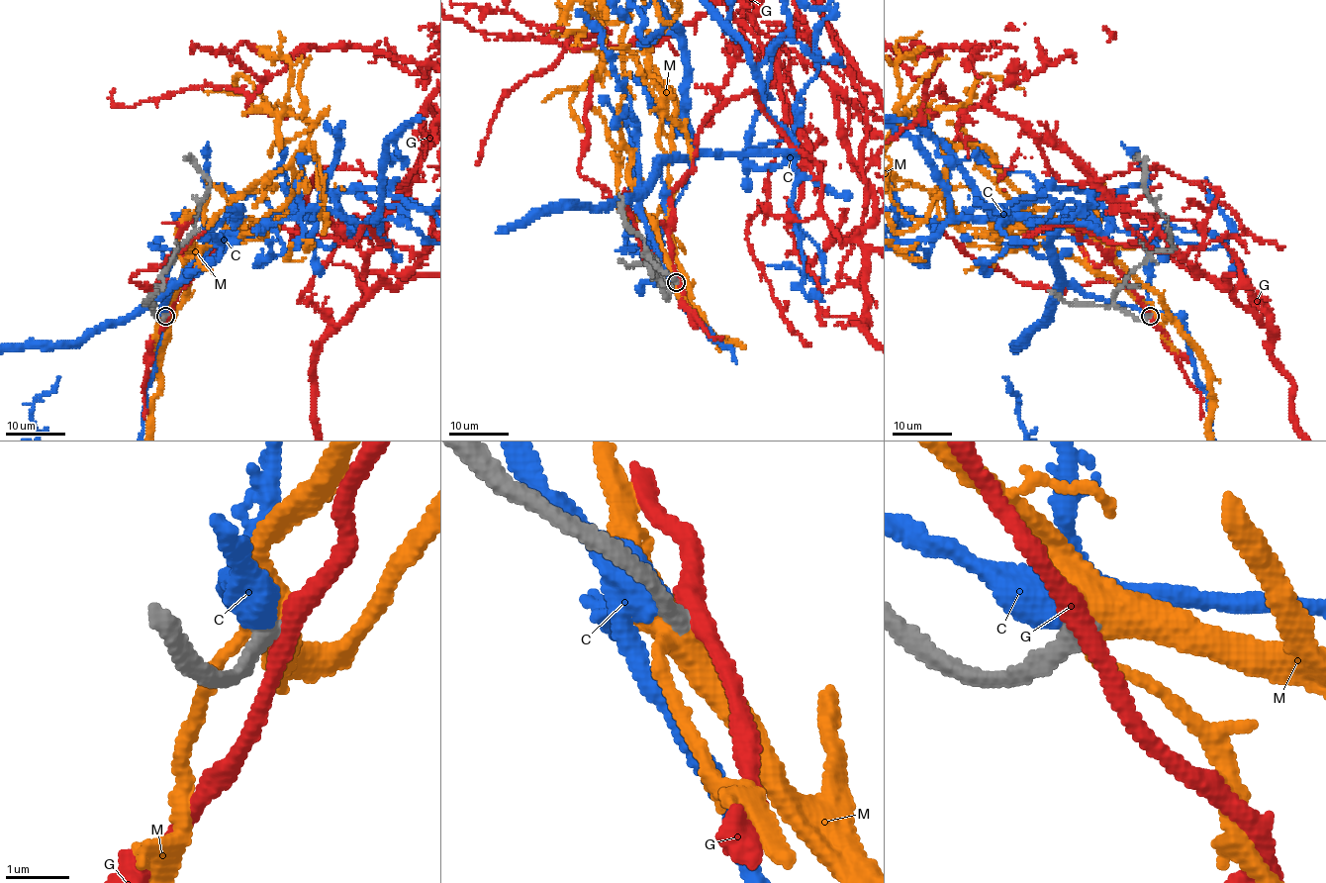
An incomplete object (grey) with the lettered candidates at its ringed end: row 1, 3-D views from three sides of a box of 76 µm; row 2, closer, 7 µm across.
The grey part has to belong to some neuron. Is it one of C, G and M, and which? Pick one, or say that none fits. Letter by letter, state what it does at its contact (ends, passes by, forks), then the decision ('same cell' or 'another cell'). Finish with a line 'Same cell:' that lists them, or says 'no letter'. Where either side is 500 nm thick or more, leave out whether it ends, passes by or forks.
C: it passes by; another cell
G: it passes by; another cell
M: it forks there; same cell
Same cell: M

